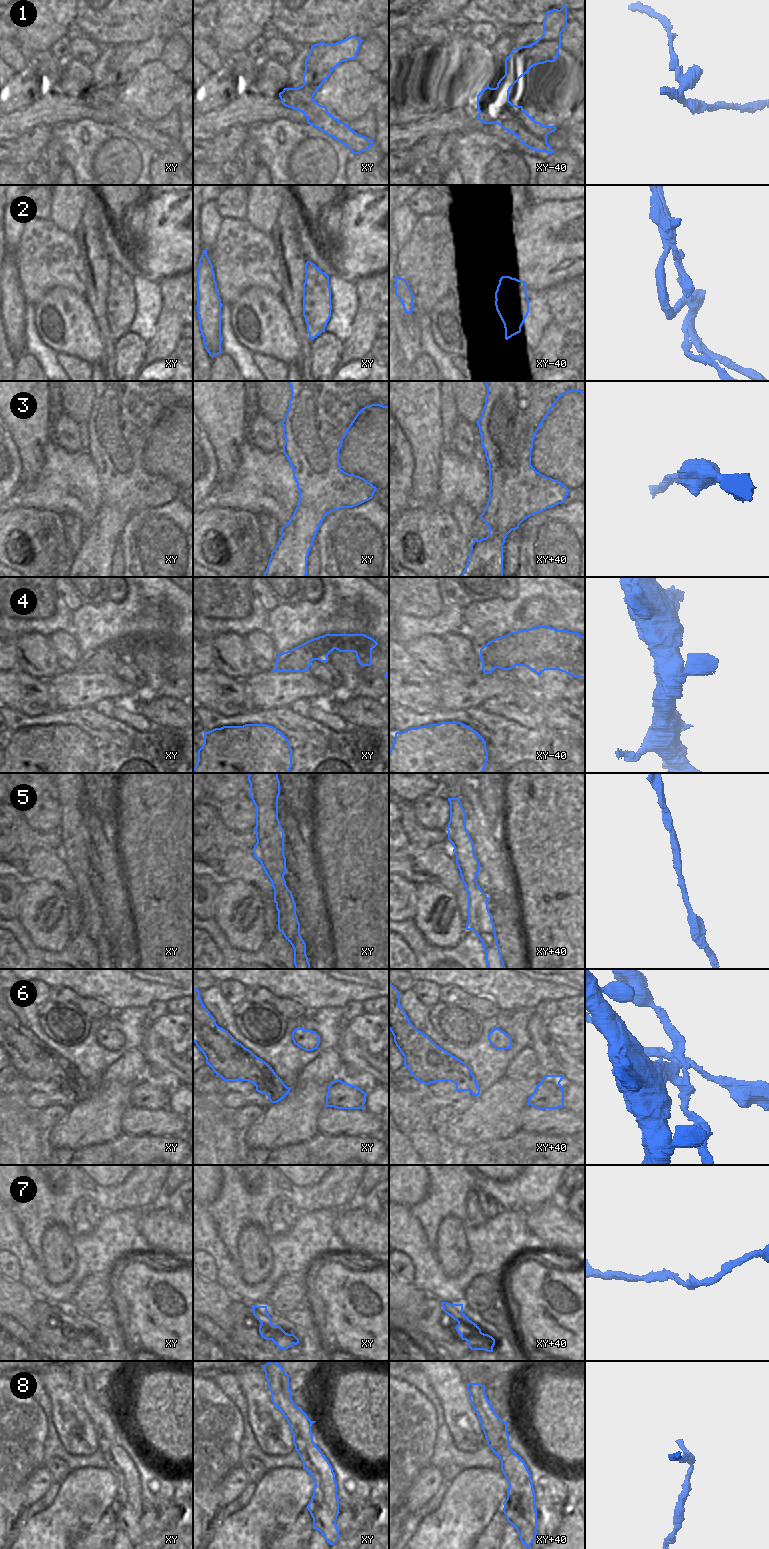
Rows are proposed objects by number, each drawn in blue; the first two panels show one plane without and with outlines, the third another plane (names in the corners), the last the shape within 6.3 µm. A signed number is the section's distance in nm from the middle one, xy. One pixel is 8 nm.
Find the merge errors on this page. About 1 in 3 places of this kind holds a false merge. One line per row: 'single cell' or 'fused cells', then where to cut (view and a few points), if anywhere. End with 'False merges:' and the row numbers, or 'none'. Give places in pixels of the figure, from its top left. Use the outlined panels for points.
1: fused cells | xy-40 (519, 47), (526, 47), (528, 49), (532, 66)
2: fused cells | xy (304, 282), (303, 296)
3: single cell | no cut
4: single cell | no cut
5: single cell | no cut
6: fused cells | xy+40 (440, 1048), (428, 1054), (428, 1061), (438, 1066), (438, 1080)
7: single cell | no cut
8: fused cells | xy+40 (506, 1499), (512, 1506), (521, 1505), (536, 1529)
False merges: 1, 2, 6, 8

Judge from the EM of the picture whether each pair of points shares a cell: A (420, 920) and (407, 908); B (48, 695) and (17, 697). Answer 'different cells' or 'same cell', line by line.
A: different cells
B: same cell

